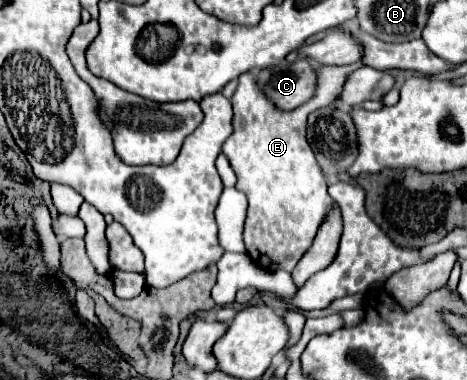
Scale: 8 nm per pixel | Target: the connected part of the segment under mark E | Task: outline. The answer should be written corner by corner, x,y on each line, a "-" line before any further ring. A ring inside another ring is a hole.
362,64
320,66
316,100
308,100
290,112
272,108
256,86
252,72
240,76
238,88
232,96
234,132
224,142
222,152
238,176
236,188
248,198
248,216
244,222
246,252
252,262
264,266
266,270
292,272
304,252
312,246
320,224
334,208
334,200
326,192
324,174
306,142
306,118
314,110
330,106
342,88
346,74
358,66

